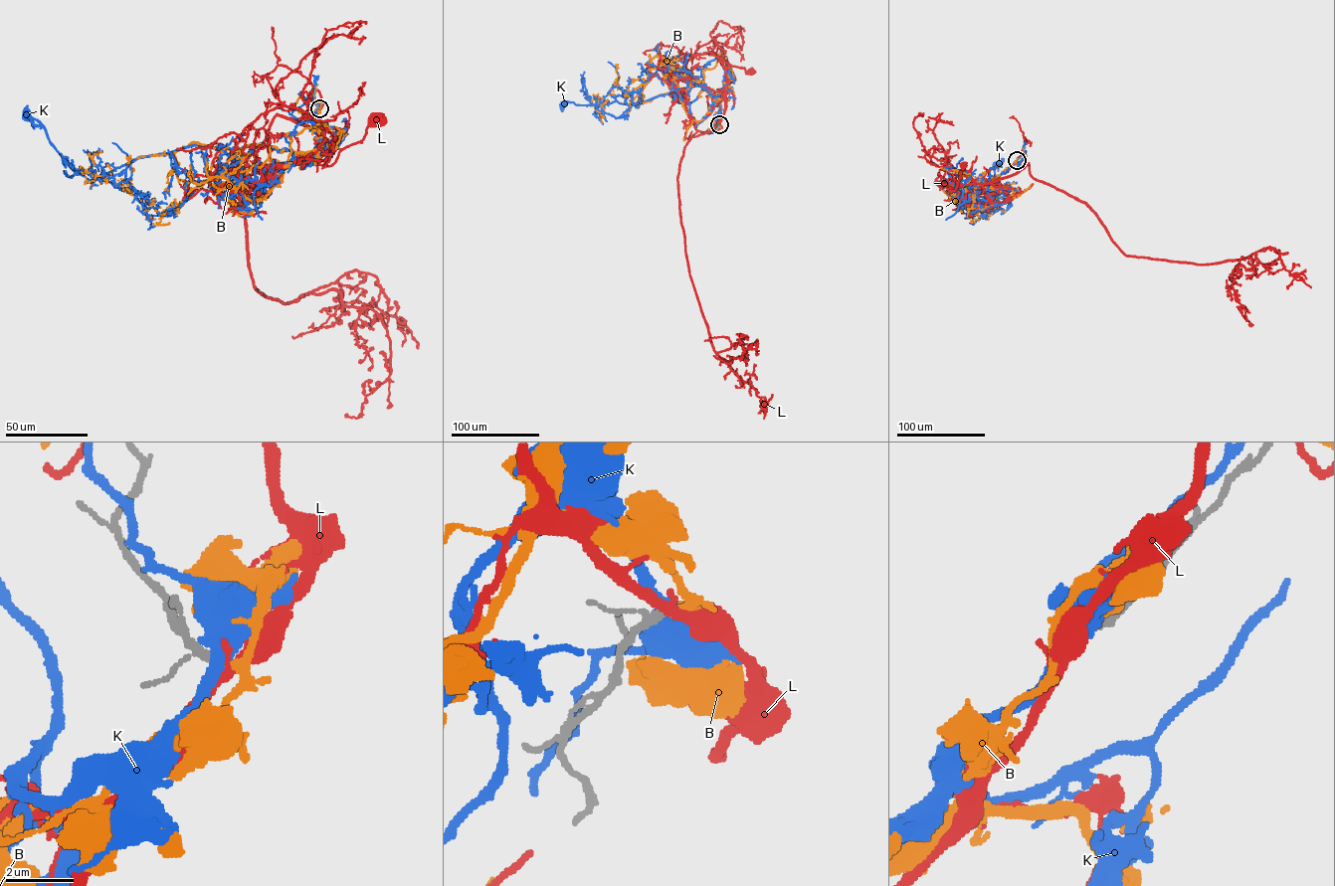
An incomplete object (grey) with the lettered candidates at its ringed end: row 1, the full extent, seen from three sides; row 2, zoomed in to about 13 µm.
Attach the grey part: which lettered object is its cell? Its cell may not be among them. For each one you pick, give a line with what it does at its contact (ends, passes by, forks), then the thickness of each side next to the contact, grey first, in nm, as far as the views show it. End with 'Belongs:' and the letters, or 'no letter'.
Belongs: no letter

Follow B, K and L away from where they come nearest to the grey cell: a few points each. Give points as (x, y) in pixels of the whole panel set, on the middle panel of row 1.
B: (719, 124), (719, 94), (679, 102), (676, 88), (642, 102), (648, 78), (599, 96), (602, 122)
K: (719, 124), (718, 97), (704, 88), (689, 102), (673, 100), (672, 92), (635, 104), (568, 102), (562, 106)
L: (719, 124), (715, 120), (726, 84), (722, 62), (751, 71)

